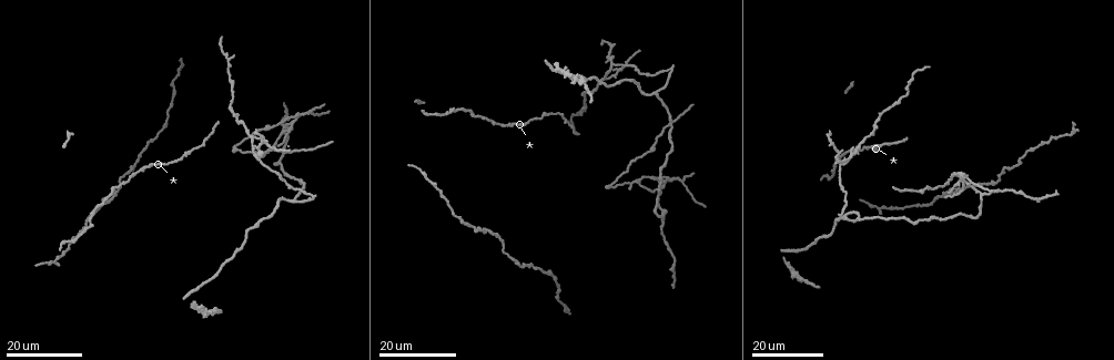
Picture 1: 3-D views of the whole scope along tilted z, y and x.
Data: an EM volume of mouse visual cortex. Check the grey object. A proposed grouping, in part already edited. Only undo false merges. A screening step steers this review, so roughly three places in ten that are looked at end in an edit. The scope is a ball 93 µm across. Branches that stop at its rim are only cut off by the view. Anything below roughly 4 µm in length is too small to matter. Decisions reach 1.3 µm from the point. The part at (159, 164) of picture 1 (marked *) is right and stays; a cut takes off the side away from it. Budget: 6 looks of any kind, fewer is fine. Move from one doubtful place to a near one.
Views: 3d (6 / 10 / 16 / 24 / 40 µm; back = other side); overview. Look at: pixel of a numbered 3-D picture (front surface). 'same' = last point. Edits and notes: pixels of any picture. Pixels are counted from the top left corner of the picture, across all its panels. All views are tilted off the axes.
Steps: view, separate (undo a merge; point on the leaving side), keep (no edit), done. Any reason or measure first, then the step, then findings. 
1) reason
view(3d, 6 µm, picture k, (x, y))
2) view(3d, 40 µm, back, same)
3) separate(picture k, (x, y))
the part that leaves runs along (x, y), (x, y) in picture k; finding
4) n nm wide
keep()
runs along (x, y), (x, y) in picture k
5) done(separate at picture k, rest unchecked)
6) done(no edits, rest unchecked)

view(3d, 24 µm, picture 1, (293, 203))

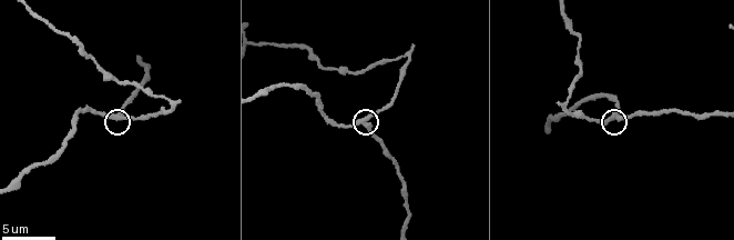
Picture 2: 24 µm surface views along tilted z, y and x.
zoom in
view(3d, 10 µm, picture 2, (619, 116))

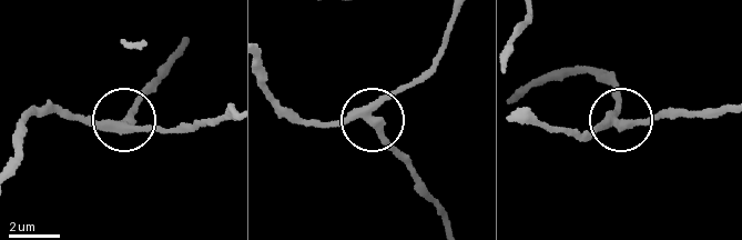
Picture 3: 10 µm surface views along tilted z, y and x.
3 arms
keep()
runs along (522, 117), (591, 133), (620, 121), (612, 113), (611, 82) in picture 3; one cell here

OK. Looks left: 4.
branch point
view(3d, 16 µm, picture 1, (254, 138))

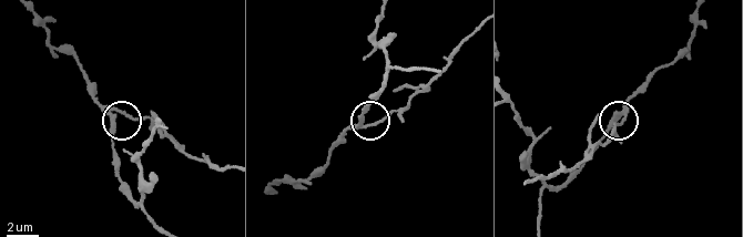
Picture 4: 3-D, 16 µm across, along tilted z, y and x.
view(3d, 6 µm, picture 4, (618, 116))

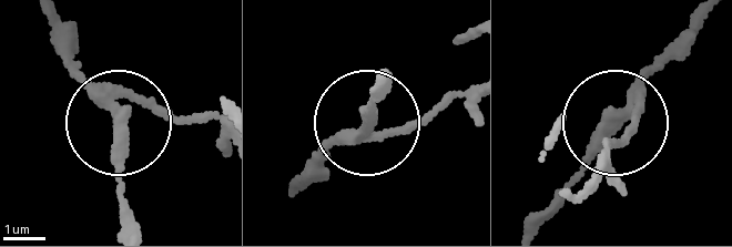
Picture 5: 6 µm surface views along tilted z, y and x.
side arm 14 µm
separate(picture 5, (164, 113))
the part that leaves runs along (111, 93), (219, 127) in picture 5; a second cell is stuck on

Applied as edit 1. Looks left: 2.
done(separate at picture 5, rest unchecked)

